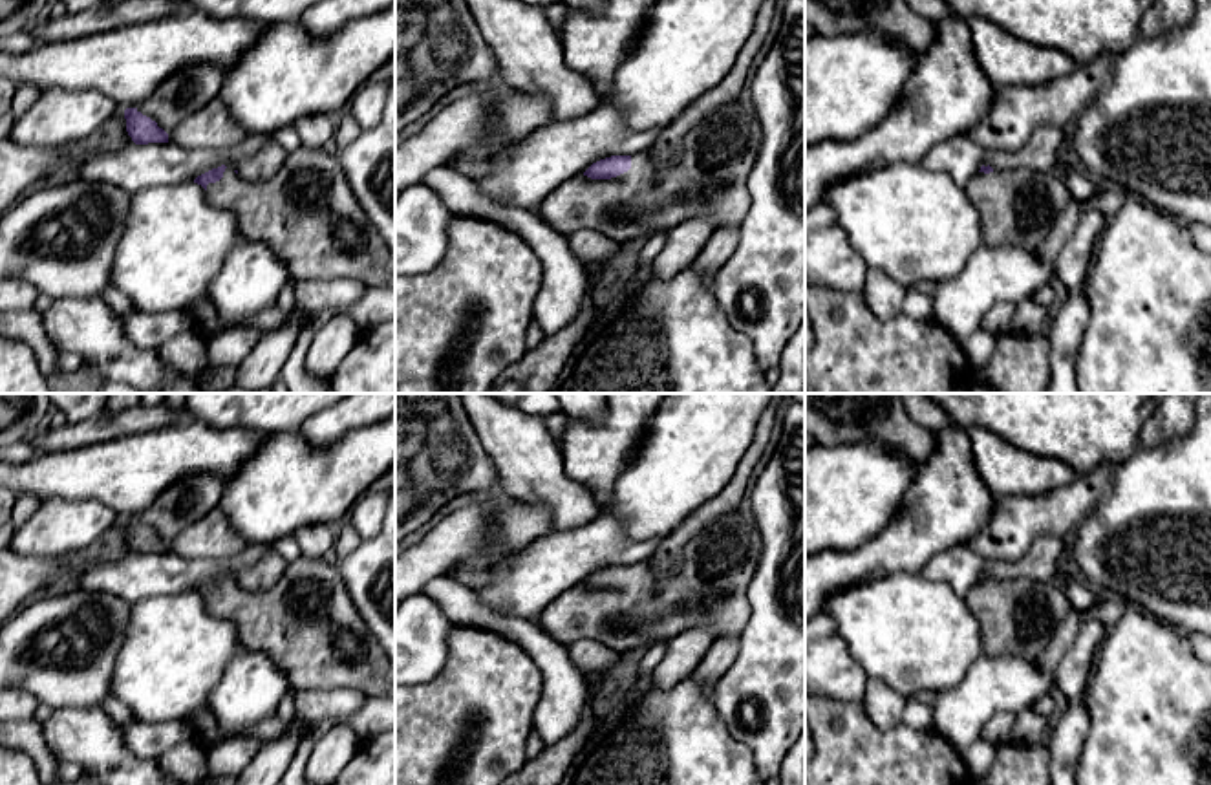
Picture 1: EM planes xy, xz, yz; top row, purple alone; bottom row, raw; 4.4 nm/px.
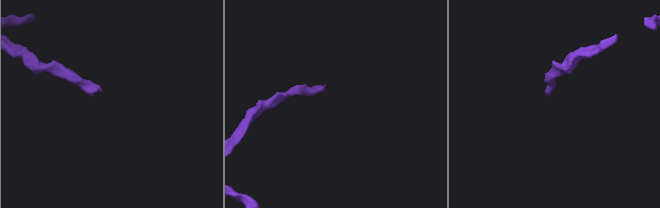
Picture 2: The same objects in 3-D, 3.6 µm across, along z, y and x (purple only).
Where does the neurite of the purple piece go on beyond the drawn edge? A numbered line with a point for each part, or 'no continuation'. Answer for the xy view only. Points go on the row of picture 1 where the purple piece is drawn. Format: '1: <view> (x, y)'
1: xy (308, 213)

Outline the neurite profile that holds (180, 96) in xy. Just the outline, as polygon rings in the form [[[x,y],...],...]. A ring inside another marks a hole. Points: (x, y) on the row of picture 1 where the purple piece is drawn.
[[[196,64],[166,77],[139,106],[165,132],[220,97],[225,71],[210,64]]]

